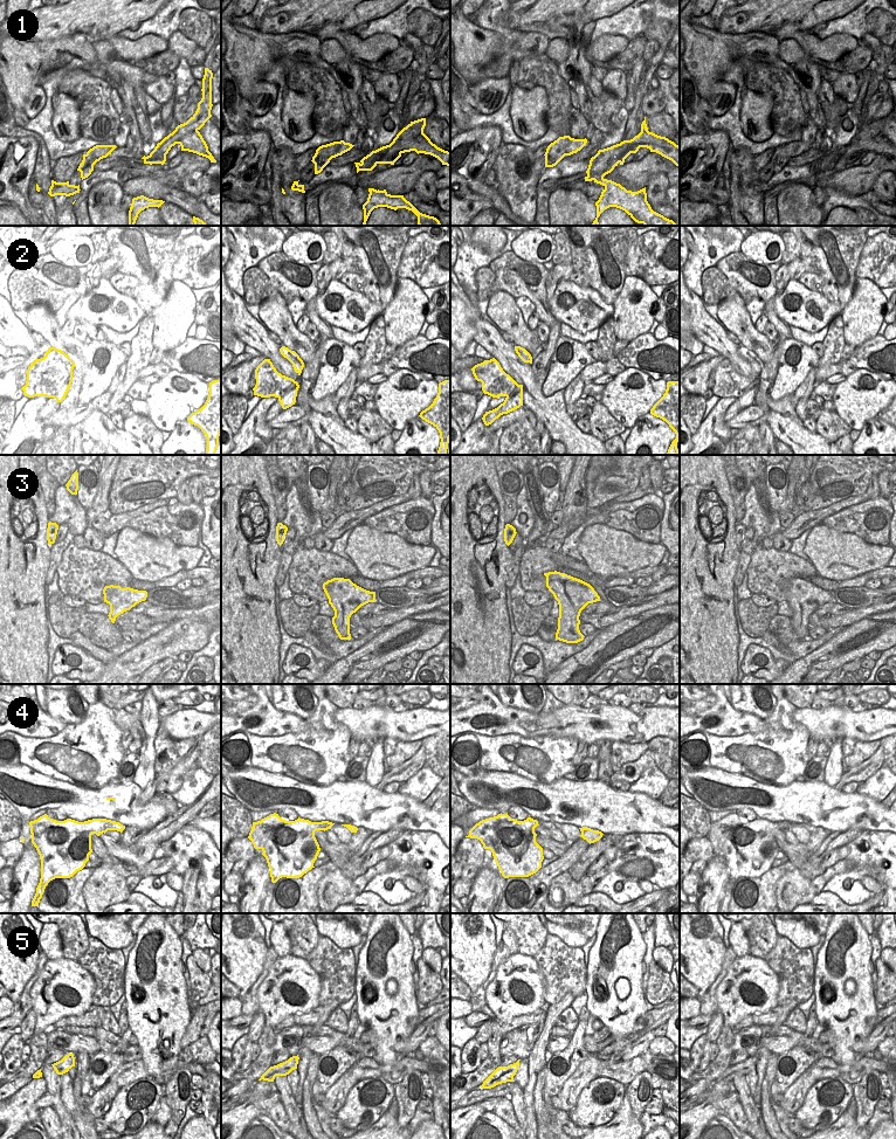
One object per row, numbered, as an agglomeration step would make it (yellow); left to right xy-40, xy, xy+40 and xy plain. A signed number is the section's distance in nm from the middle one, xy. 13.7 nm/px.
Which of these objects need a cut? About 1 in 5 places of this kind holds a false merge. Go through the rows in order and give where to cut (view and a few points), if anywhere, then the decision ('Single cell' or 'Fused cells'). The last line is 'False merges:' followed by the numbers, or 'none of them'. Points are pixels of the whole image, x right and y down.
1: Split along xy (422, 132), (408, 142), (407, 149), (398, 152). Fused cells
2: Split along xy (296, 389), (289, 389), (278, 398). Fused cells
3: No split. Single cell
4: No split. Single cell
5: No split. Single cell
False merges: 1, 2

